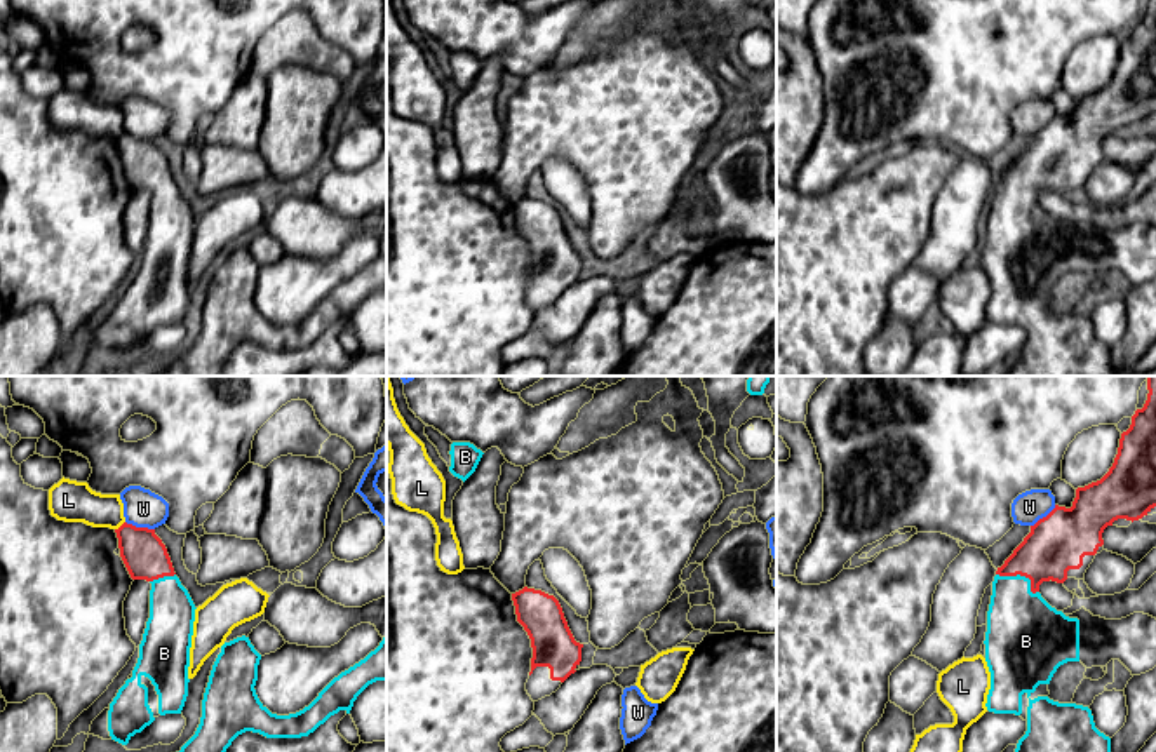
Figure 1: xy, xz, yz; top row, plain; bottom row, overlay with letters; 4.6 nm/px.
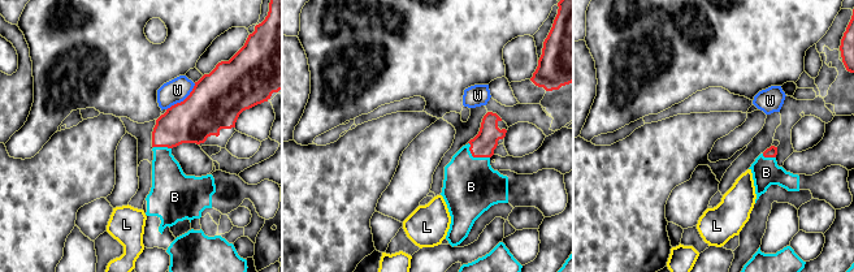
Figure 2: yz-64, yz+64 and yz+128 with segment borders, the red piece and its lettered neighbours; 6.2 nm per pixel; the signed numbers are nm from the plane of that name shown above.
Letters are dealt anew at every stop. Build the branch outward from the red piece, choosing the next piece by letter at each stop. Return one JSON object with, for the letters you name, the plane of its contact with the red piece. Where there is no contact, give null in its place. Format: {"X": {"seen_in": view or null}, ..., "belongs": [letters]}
{"B": {"seen_in": "yz"}, "belongs": ["B"]}

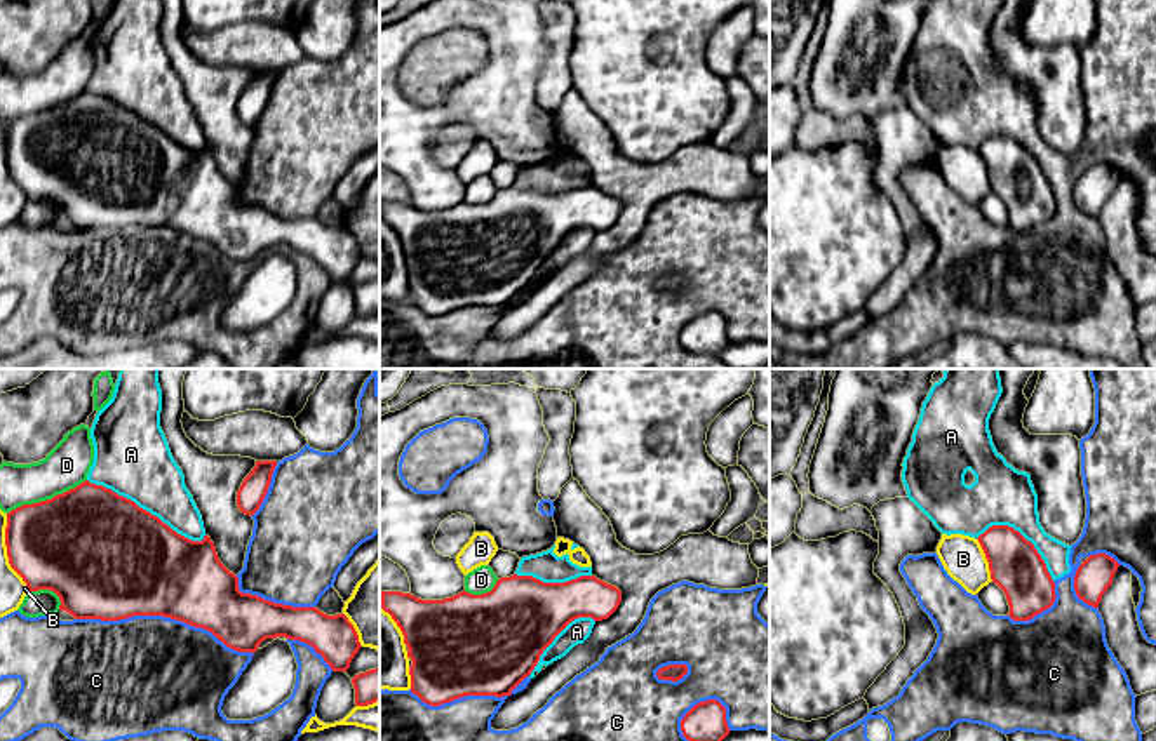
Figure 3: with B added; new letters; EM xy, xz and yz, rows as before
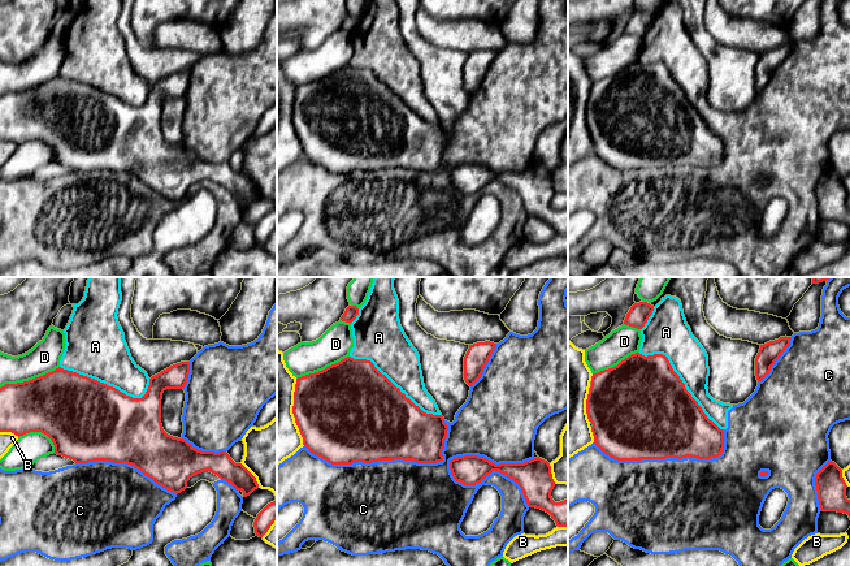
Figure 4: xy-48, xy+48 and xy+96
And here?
{"belongs": []}

